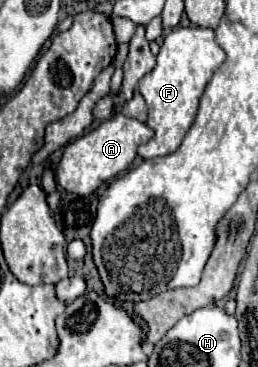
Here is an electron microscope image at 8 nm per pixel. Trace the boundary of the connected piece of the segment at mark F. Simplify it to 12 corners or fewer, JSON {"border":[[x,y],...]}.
{"border":[[174,28],[138,84],[156,132],[152,160],[178,150],[224,60],[210,28]]}

